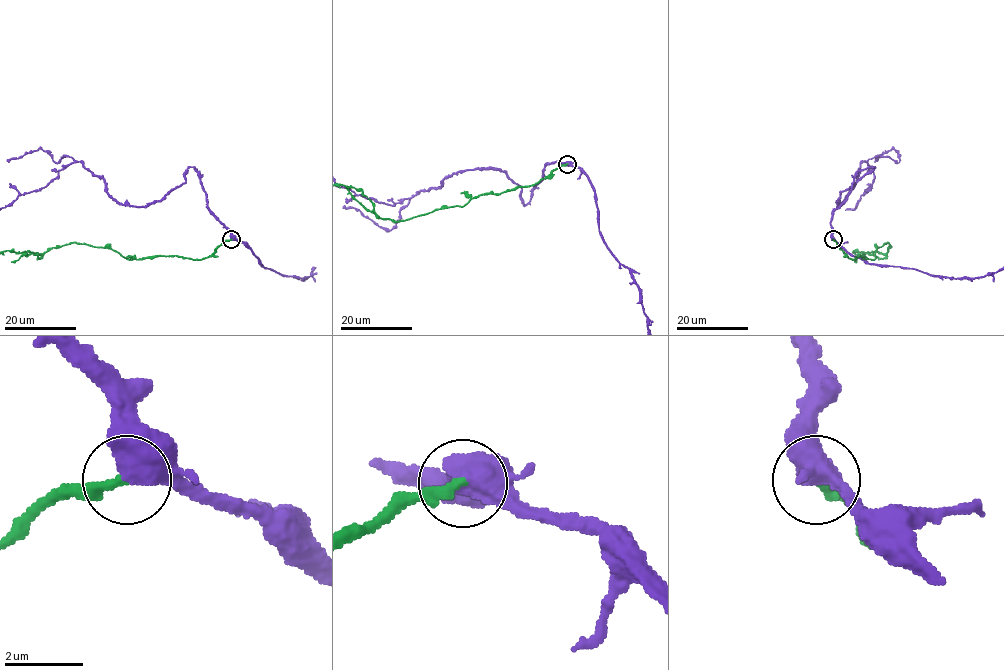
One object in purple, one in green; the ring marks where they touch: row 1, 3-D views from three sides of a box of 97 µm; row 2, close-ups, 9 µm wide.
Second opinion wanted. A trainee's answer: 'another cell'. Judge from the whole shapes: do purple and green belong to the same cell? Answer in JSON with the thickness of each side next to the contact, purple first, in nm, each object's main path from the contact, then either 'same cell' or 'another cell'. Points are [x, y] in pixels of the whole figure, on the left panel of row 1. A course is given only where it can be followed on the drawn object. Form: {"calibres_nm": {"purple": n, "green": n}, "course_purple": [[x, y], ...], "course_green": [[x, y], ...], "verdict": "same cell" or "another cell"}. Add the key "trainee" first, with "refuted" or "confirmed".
{"trainee": "refuted", "calibres_nm": {"purple": 750, "green": 260}, "course_green": [[231, 240], [198, 259], [170, 256], [128, 259], [107, 248], [76, 242], [42, 253], [8, 250]], "verdict": "same cell"}

